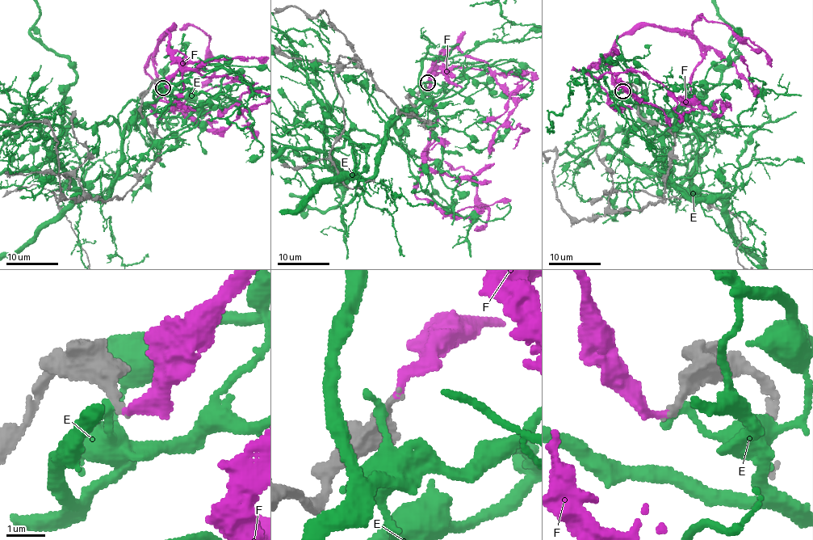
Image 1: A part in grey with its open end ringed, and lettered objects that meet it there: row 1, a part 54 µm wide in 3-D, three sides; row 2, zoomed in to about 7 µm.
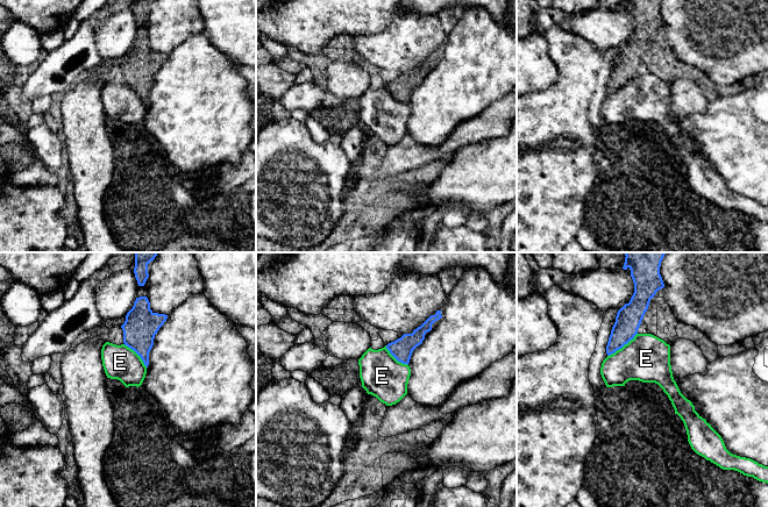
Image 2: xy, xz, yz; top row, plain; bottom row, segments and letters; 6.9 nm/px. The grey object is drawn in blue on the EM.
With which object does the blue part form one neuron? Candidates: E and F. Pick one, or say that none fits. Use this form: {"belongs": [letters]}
{"belongs": ["F"]}

